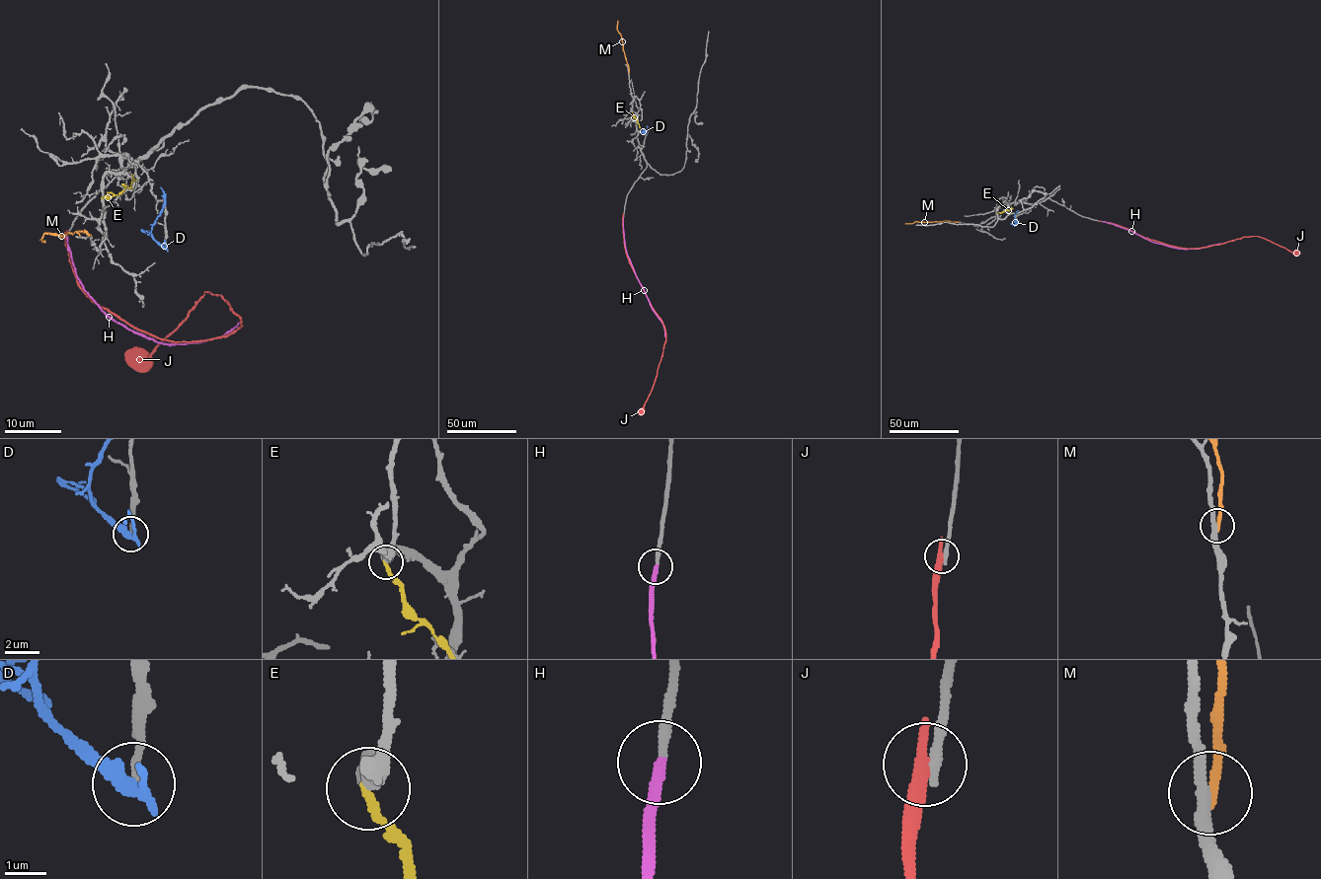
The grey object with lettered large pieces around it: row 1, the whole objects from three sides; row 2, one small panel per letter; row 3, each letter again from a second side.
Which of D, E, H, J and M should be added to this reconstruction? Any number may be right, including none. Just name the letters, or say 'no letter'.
H

